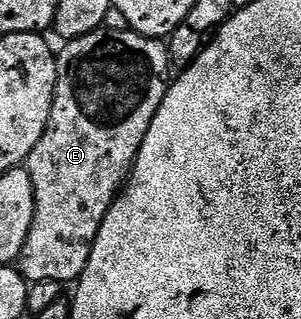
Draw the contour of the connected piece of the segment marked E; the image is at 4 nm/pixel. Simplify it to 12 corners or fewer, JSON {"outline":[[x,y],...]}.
{"outline":[[164,40],[56,54],[19,270],[76,282],[171,84]]}

